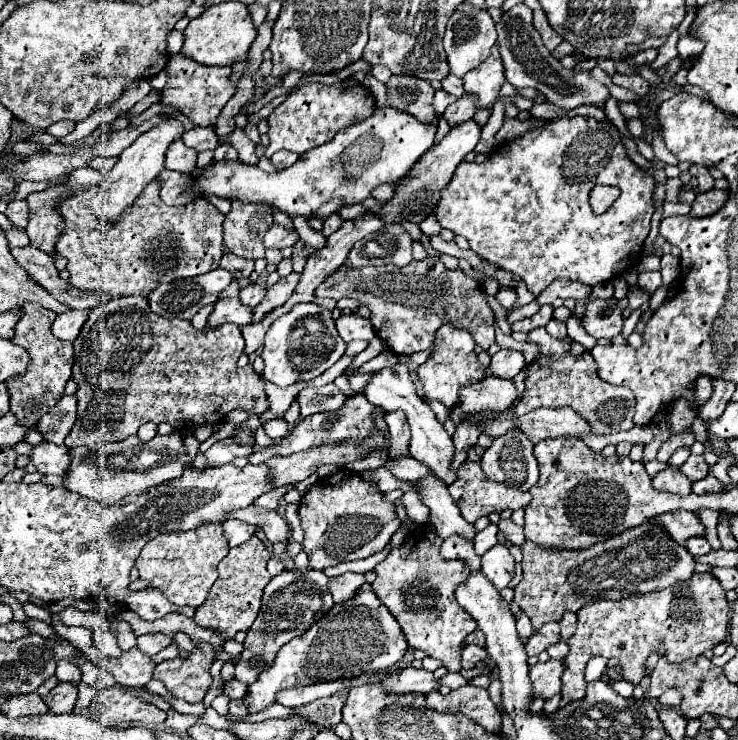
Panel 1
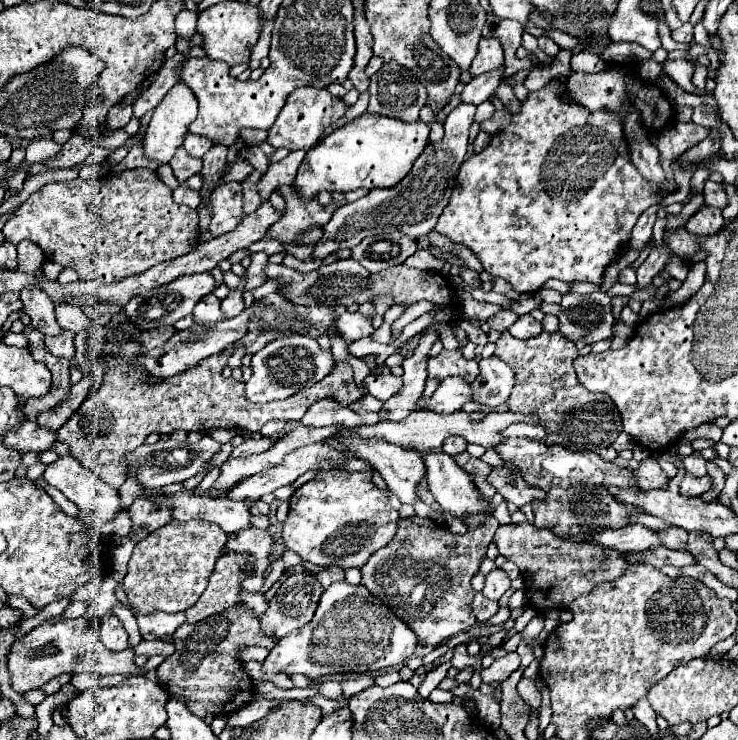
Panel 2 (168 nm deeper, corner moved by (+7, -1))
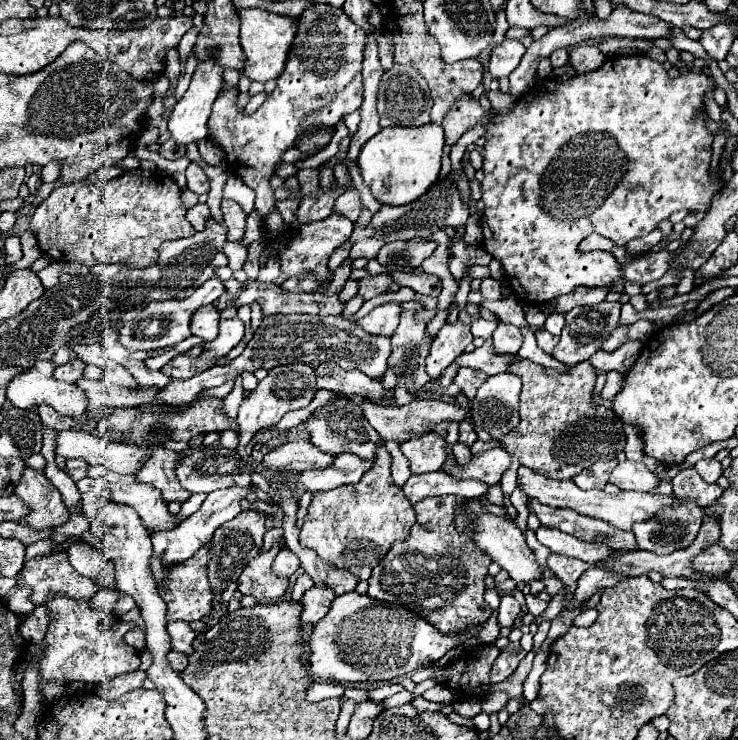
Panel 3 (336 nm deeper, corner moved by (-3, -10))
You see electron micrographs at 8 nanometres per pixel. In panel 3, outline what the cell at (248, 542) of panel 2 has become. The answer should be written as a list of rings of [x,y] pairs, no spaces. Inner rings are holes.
[[[287,547],[279,551],[275,563],[273,563],[273,573],[275,575],[283,575],[283,577],[291,577],[295,573],[301,571],[301,561],[295,553],[291,553]]]

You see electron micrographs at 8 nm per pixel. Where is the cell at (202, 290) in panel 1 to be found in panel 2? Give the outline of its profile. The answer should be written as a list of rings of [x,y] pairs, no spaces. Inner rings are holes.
[[[189,274],[185,278],[177,278],[169,284],[163,284],[159,288],[153,288],[145,294],[139,294],[139,296],[133,296],[129,300],[129,304],[125,306],[125,314],[127,318],[147,330],[147,328],[157,328],[157,326],[165,326],[165,324],[175,324],[177,320],[181,320],[183,316],[191,314],[195,304],[209,292],[215,290],[215,278],[211,274]]]

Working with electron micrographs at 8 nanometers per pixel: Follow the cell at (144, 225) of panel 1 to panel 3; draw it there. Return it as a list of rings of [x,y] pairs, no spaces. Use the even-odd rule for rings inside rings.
[[[133,169],[109,181],[83,181],[55,187],[51,195],[35,209],[29,229],[35,233],[41,251],[51,255],[55,261],[77,261],[89,267],[99,263],[125,263],[125,269],[145,269],[157,263],[157,251],[163,241],[181,239],[195,233],[191,223],[187,223],[185,213],[187,209],[181,203],[181,189],[171,175],[163,171]]]

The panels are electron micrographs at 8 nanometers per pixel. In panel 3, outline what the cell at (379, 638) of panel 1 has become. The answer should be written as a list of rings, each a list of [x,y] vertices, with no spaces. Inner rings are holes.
[[[353,591],[337,597],[331,603],[329,613],[315,625],[311,633],[309,671],[315,681],[391,681],[439,661],[447,651],[461,647],[467,633],[469,629],[459,635],[439,635],[427,619],[415,615],[413,611]]]

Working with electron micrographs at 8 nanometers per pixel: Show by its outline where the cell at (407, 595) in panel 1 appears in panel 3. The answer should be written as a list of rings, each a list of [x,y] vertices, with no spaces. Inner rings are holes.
[[[443,495],[429,497],[415,505],[417,521],[407,539],[395,541],[391,551],[379,561],[369,577],[367,595],[389,601],[425,617],[441,633],[479,627],[491,615],[491,607],[483,599],[485,577],[491,557],[467,535],[455,531],[455,503],[461,497]]]

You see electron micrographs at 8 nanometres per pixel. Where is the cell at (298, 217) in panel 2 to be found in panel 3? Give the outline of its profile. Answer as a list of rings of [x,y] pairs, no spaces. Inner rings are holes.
[[[347,189],[335,203],[333,211],[341,211],[341,215],[345,215],[347,219],[351,219],[353,223],[357,221],[357,217],[361,215],[361,211],[365,209],[361,197],[359,197],[359,191],[357,189]]]

